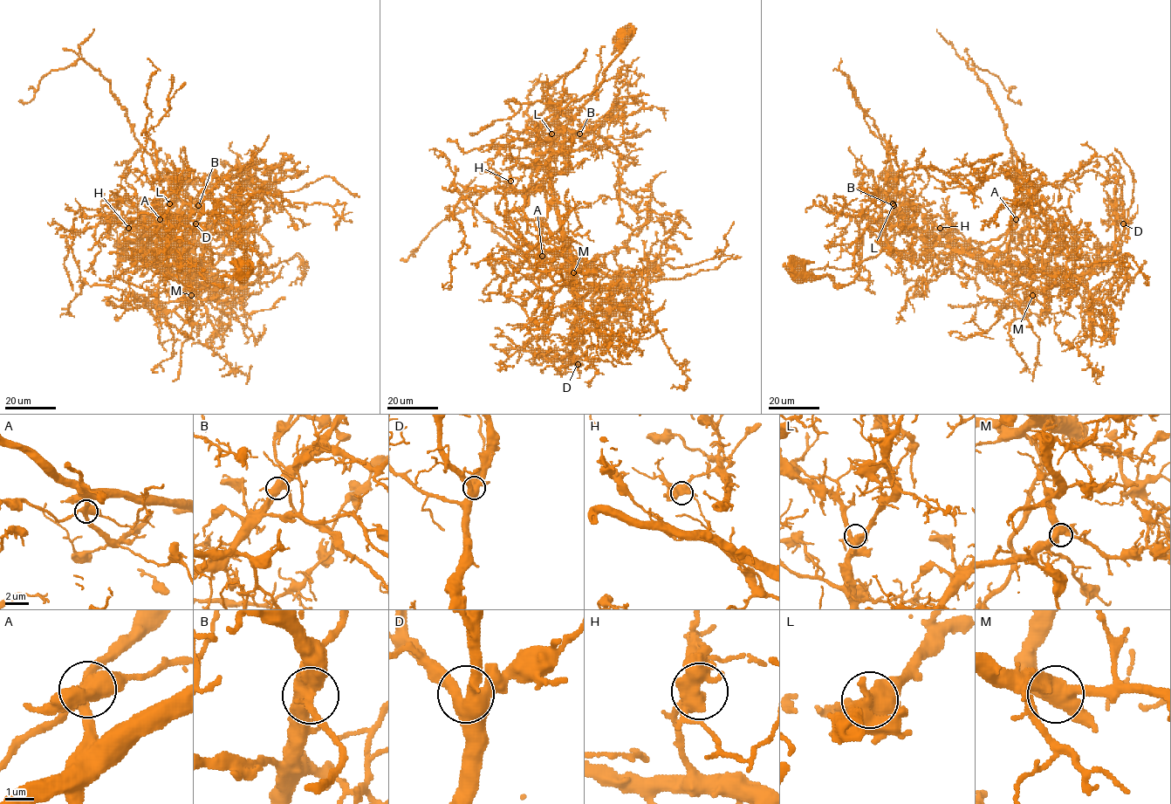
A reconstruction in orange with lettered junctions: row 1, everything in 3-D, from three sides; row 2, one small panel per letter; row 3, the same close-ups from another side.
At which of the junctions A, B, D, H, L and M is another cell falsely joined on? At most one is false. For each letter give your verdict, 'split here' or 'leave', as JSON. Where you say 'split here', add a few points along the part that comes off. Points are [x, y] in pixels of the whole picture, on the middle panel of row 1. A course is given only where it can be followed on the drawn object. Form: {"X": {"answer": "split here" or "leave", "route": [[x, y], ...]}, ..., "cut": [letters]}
{"A": {"answer": "leave"}, "B": {"answer": "leave"}, "D": {"answer": "leave"}, "H": {"answer": "leave"}, "L": {"answer": "leave"}, "M": {"answer": "leave"}, "cut": []}

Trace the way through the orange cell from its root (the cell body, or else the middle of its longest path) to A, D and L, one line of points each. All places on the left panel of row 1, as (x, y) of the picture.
A: (241, 274), (215, 285), (183, 259), (167, 257), (169, 230), (170, 250), (157, 246), (160, 219)
D: (241, 274), (212, 284), (183, 259), (165, 254), (169, 230), (169, 247), (197, 275), (190, 255), (195, 223)
L: (241, 274), (225, 276), (222, 284), (215, 285), (183, 259), (167, 257), (164, 249), (170, 231), (169, 203)

